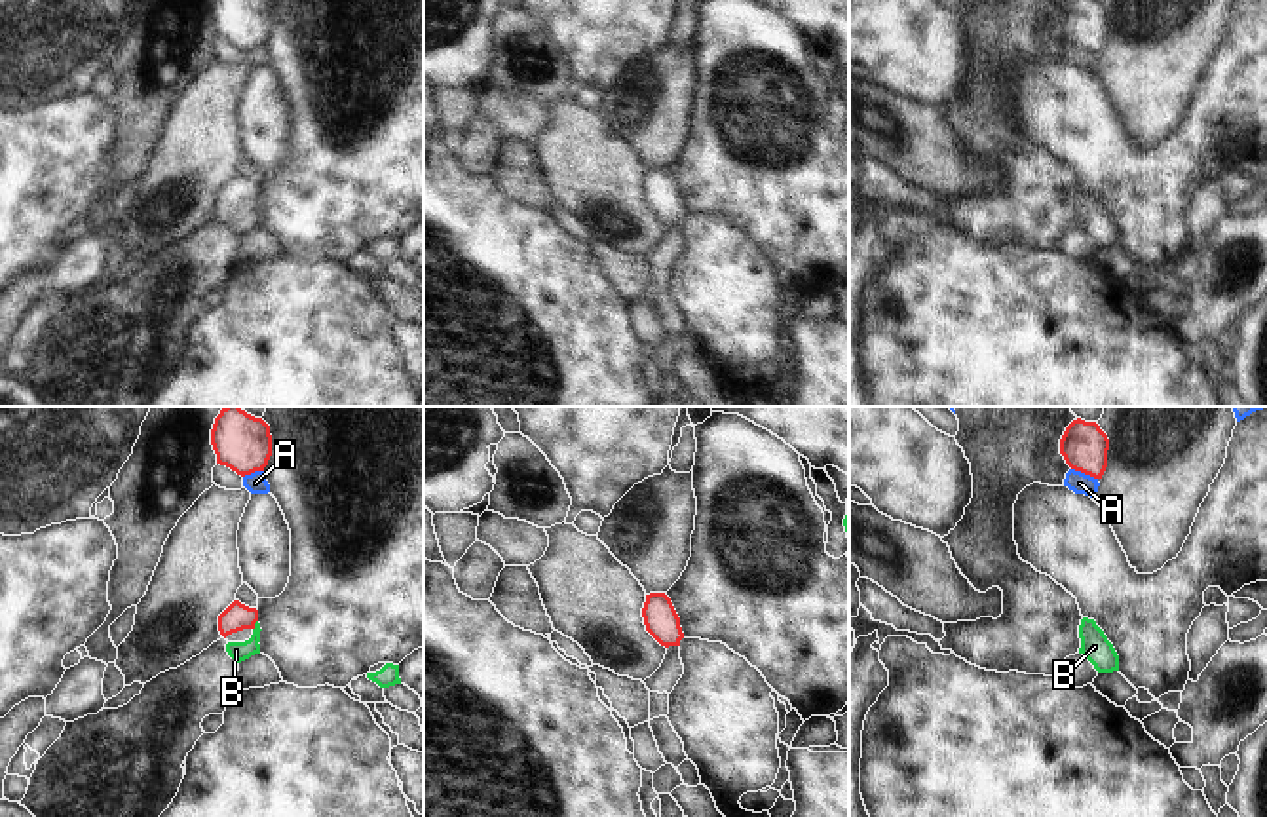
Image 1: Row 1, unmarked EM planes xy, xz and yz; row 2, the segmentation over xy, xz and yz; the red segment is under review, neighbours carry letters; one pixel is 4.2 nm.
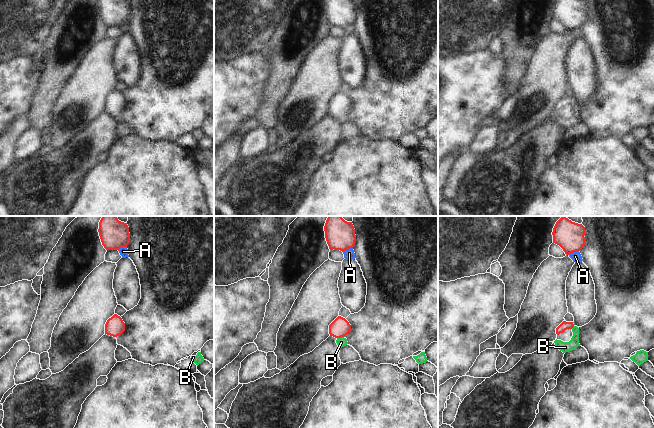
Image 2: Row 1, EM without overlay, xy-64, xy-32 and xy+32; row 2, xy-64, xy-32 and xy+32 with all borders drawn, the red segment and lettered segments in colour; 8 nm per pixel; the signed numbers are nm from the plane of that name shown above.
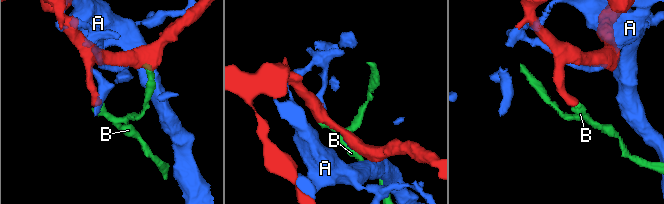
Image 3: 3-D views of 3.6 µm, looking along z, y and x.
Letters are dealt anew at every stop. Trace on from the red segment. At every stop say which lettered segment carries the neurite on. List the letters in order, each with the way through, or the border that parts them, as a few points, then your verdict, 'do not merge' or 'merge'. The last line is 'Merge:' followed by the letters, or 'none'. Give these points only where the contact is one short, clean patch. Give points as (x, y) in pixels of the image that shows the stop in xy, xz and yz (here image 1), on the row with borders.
A: do not merge
B: way xy (238, 616), (253, 626), (255, 639), (236, 650); merge
Merge: B

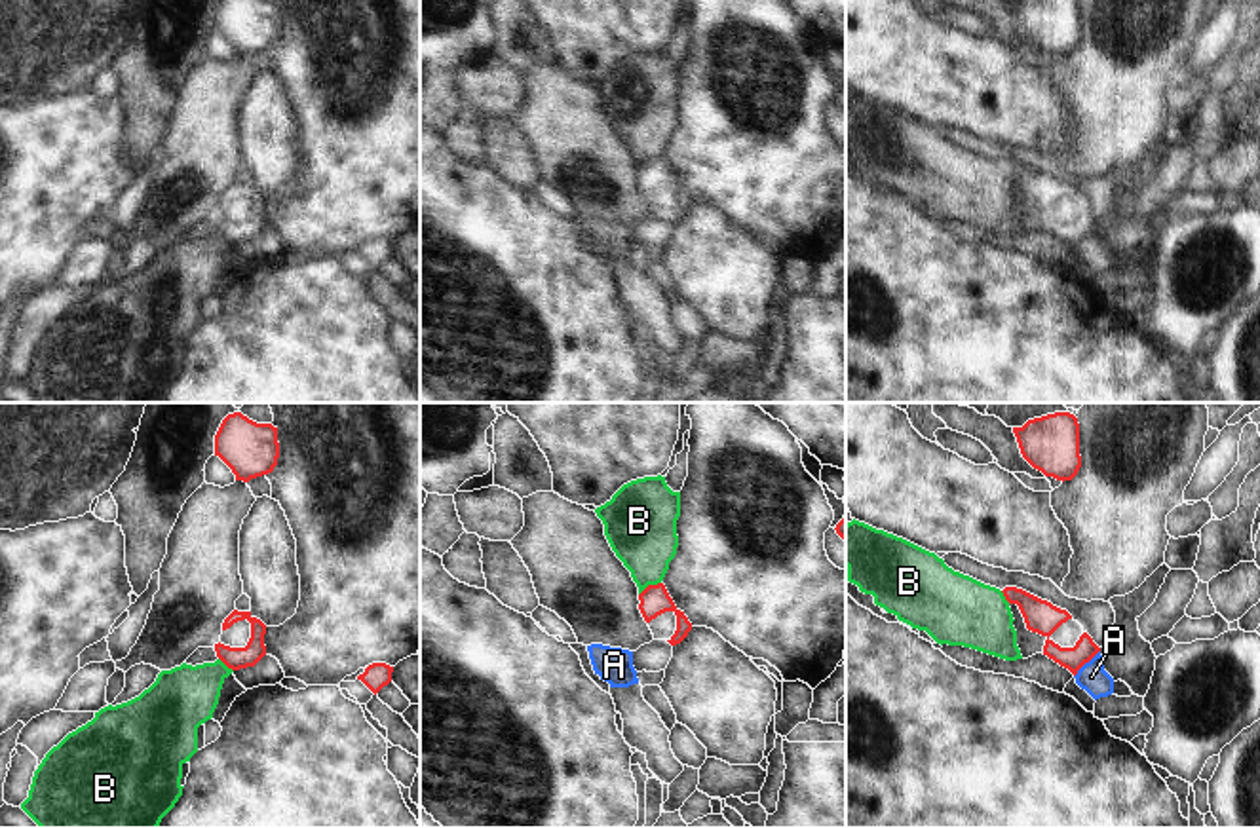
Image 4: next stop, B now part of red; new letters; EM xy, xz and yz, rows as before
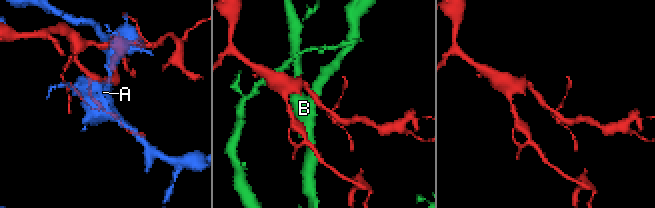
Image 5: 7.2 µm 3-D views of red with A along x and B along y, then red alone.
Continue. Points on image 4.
A: do not merge
B: do not merge
Merge: none

